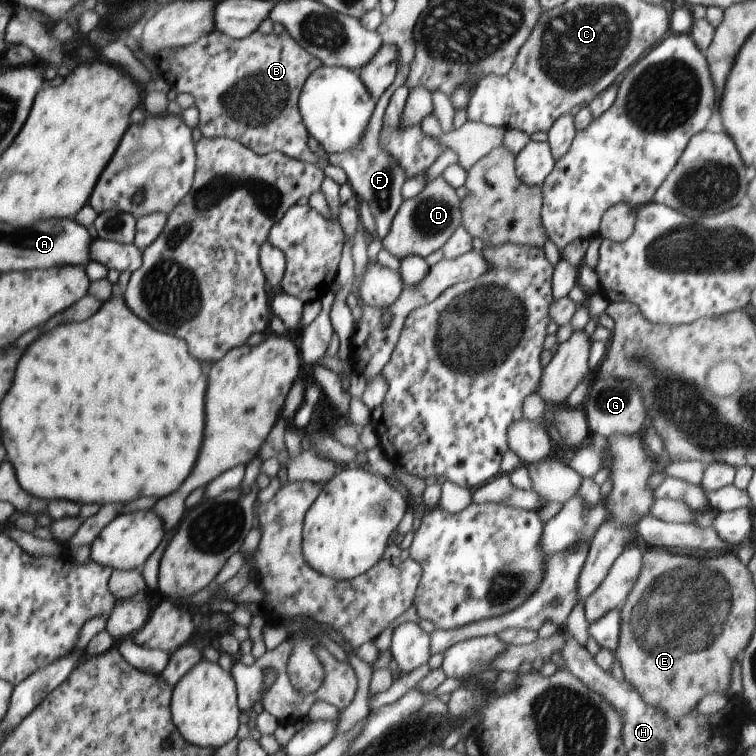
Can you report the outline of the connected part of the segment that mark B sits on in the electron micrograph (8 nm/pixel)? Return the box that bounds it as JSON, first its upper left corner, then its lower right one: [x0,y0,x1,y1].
[155,31,322,162]

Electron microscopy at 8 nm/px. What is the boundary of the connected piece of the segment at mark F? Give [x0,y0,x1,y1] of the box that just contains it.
[329,59,405,240]

